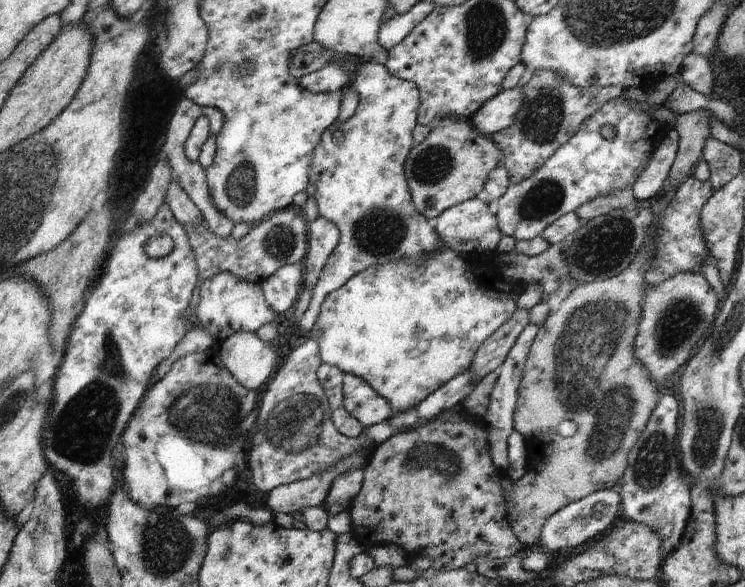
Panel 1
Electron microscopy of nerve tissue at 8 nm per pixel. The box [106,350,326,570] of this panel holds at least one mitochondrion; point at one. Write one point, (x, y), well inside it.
(204, 415)

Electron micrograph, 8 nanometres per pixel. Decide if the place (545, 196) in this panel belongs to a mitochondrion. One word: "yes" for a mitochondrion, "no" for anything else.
yes

